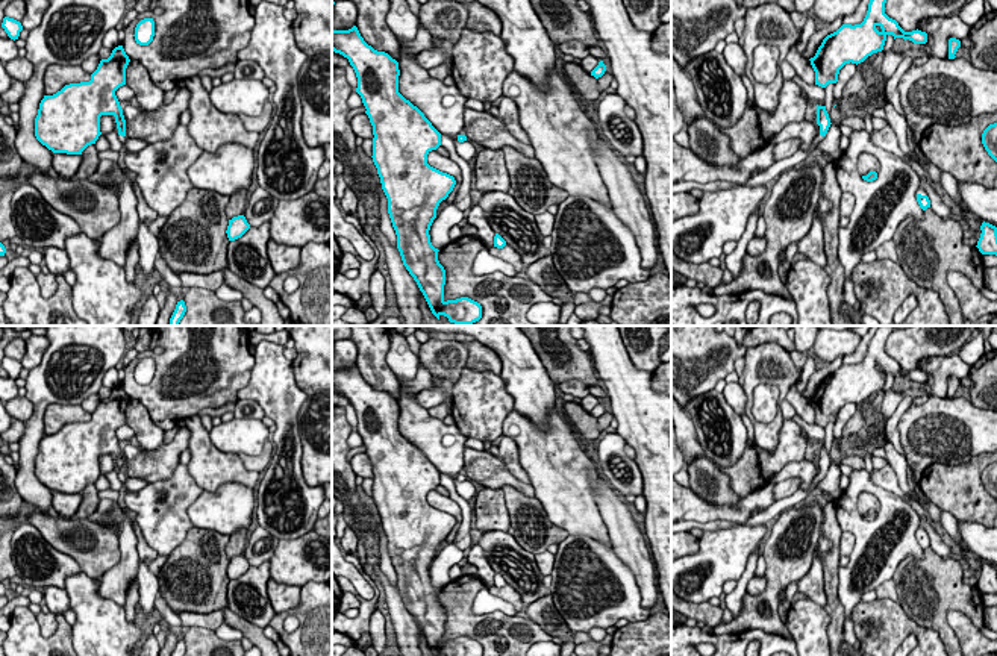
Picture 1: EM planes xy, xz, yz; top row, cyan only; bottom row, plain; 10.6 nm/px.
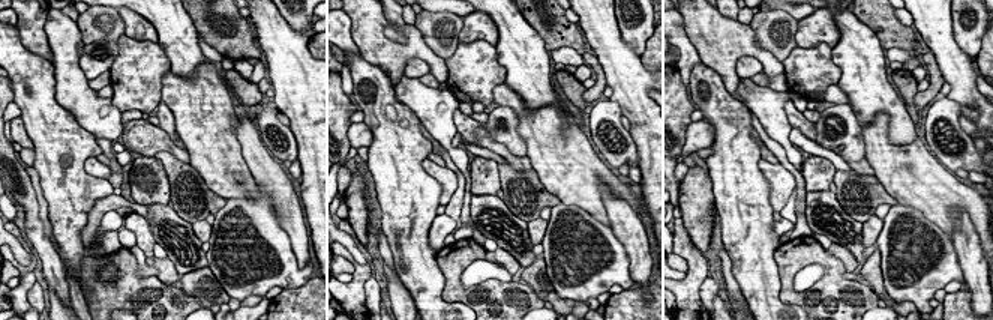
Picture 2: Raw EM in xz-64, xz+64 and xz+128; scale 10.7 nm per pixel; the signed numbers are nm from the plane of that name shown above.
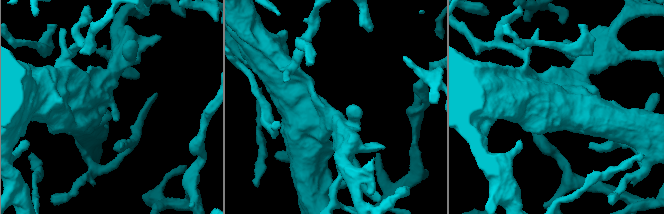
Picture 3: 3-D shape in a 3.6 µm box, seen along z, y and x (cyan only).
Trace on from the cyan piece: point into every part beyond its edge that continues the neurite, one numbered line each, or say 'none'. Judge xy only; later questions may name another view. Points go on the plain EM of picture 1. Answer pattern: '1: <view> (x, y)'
1: xy (132, 484)

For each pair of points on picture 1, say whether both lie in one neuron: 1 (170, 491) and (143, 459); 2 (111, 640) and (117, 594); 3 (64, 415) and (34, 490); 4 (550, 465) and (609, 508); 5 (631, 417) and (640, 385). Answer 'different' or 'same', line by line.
1: different
2: different
3: different
4: different
5: same

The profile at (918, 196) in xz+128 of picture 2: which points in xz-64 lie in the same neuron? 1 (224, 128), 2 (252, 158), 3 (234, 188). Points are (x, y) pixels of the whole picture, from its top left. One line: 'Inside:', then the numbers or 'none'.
Inside: 1, 3

